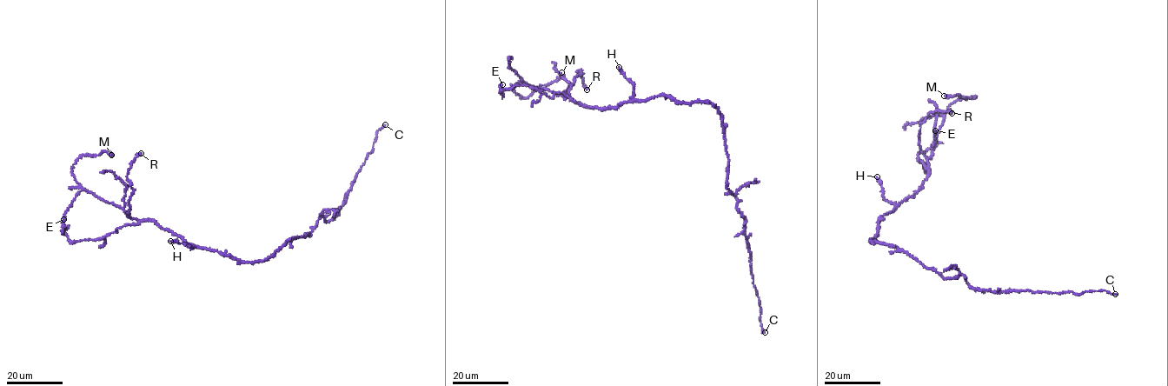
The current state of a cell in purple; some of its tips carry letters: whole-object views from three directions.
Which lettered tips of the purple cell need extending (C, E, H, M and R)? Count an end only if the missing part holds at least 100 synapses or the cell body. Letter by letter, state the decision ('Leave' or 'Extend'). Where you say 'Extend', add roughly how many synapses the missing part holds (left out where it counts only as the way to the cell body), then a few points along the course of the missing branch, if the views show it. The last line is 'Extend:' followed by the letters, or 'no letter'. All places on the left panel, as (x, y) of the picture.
C: Extend. Roughly 250 synapses
E: Leave
H: Leave
M: Leave
R: Leave
Extend: C

